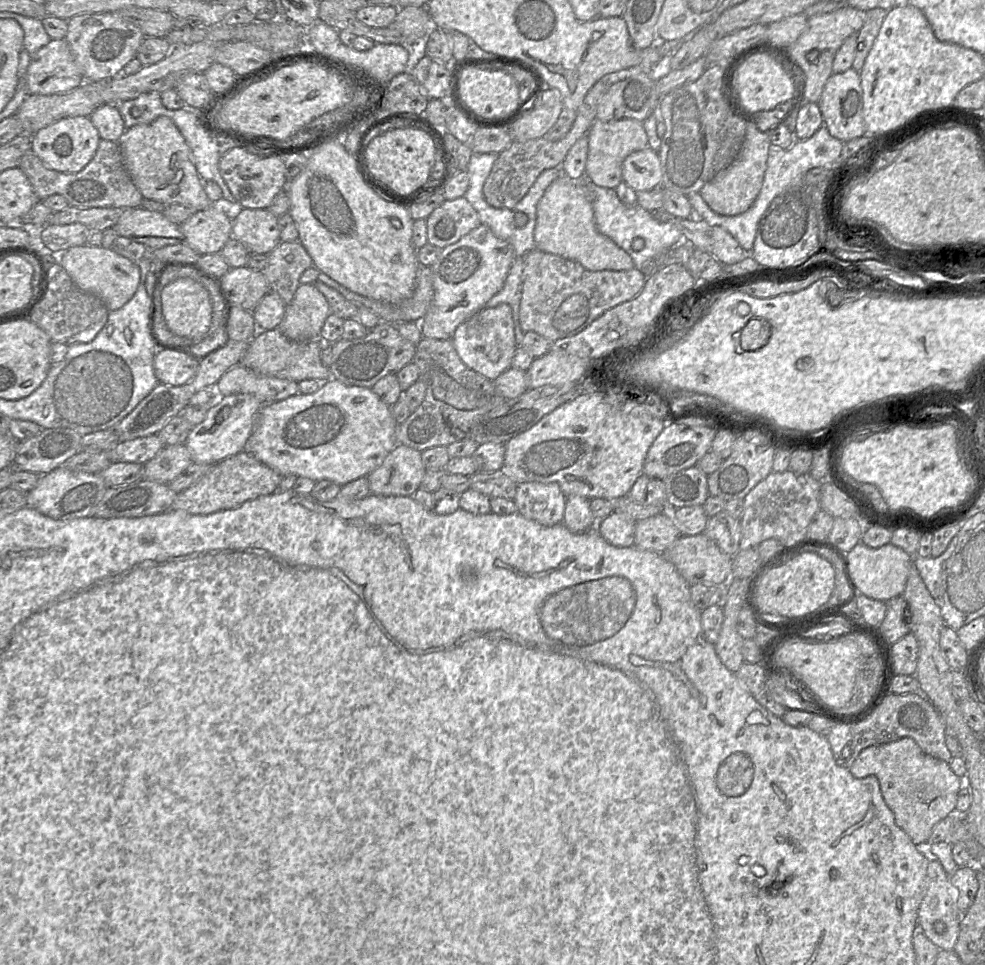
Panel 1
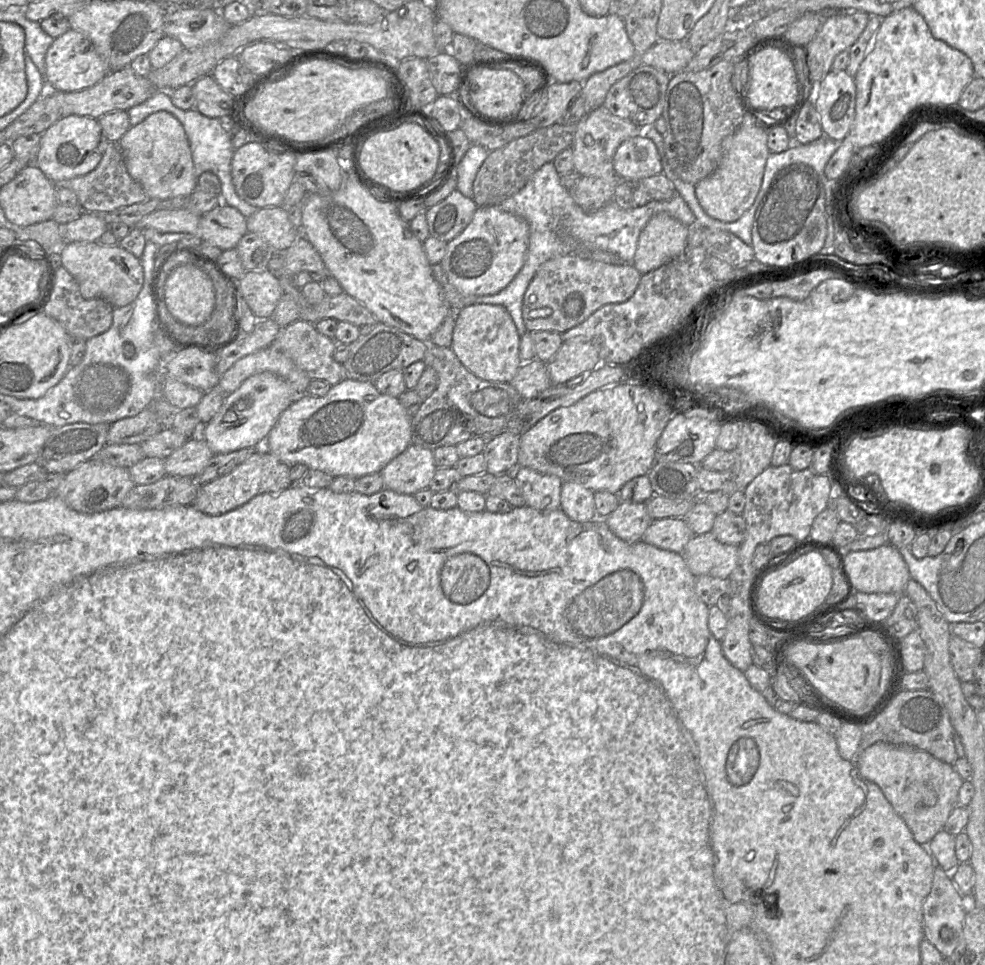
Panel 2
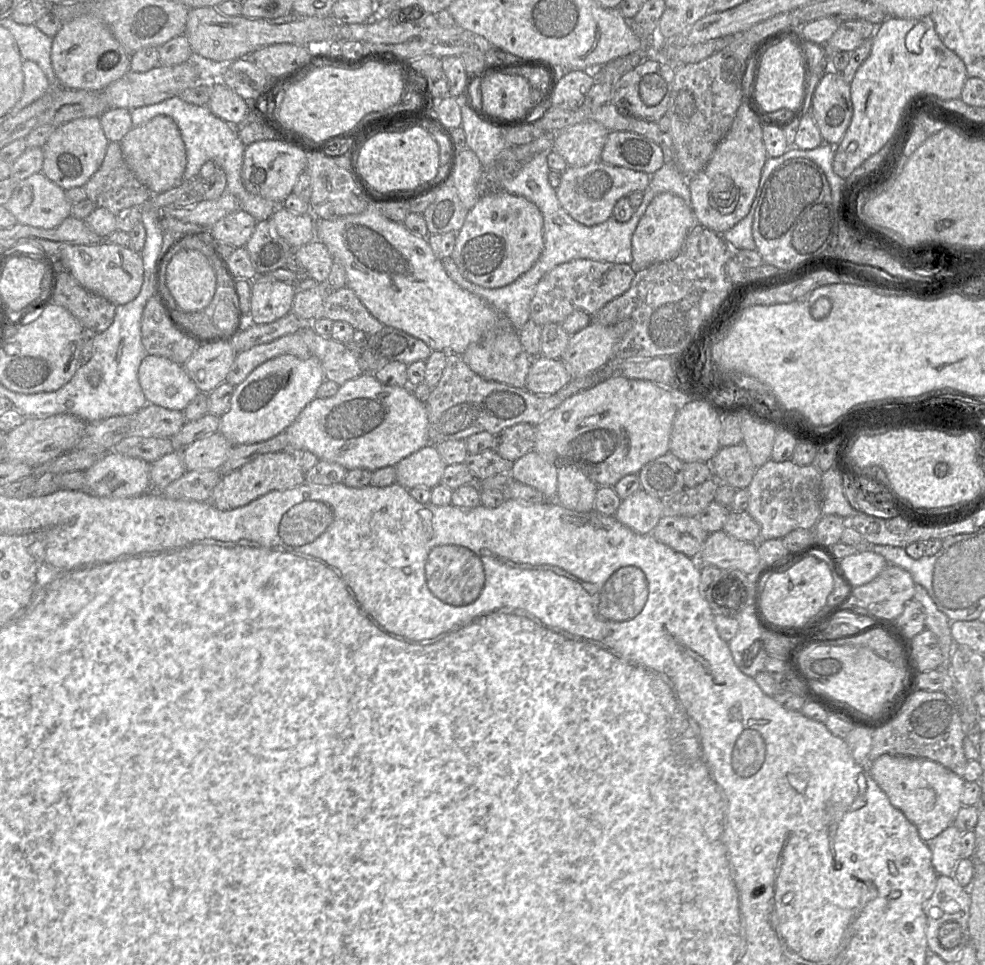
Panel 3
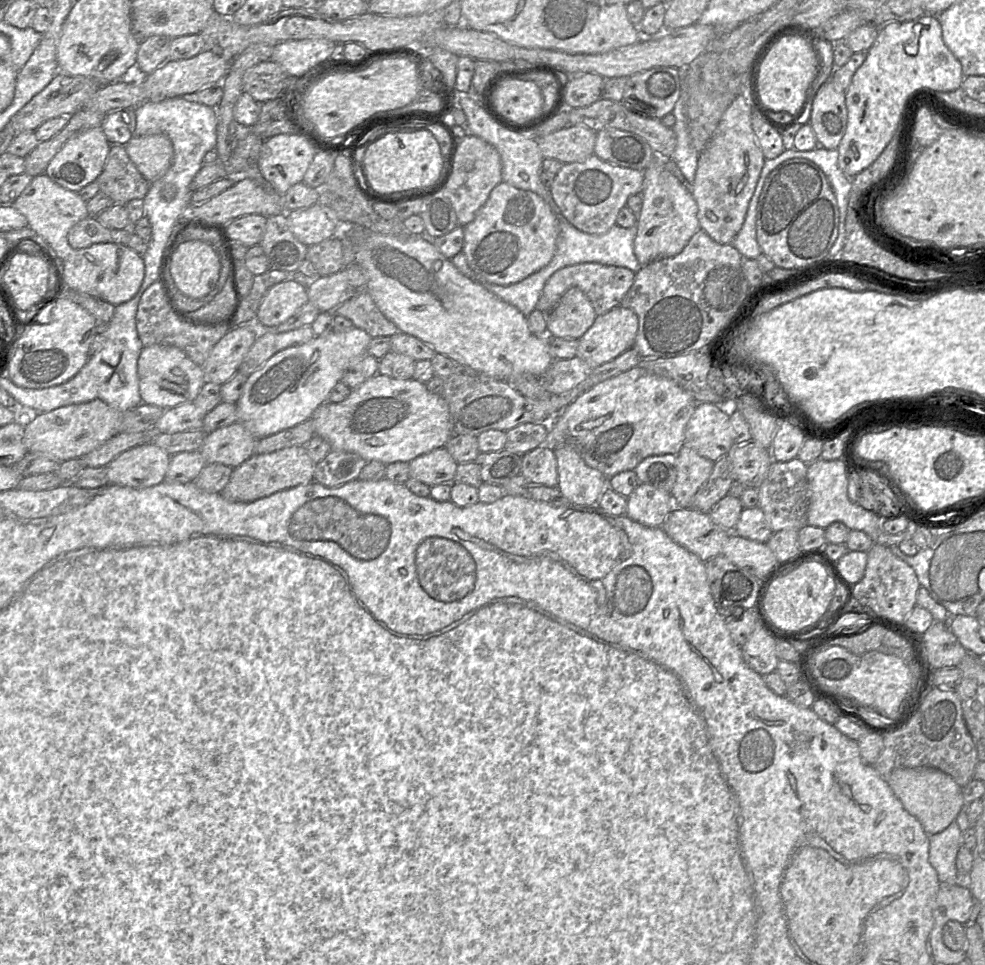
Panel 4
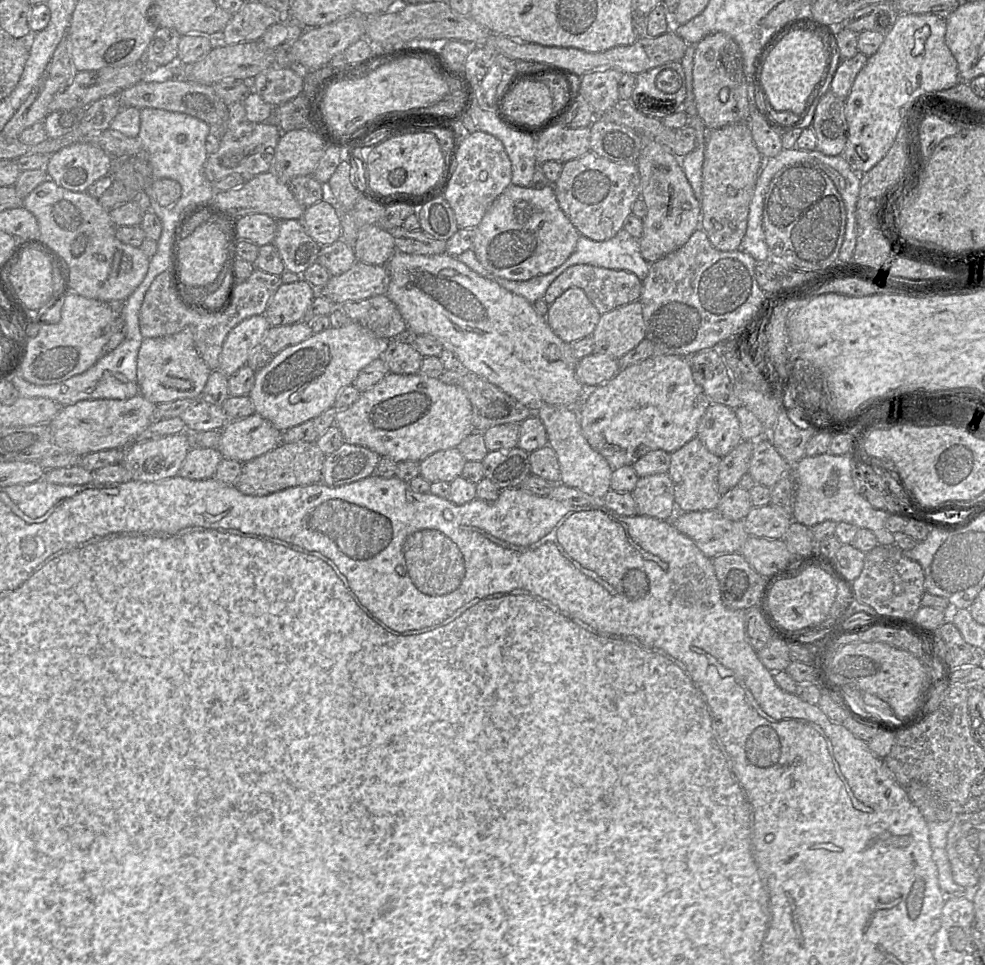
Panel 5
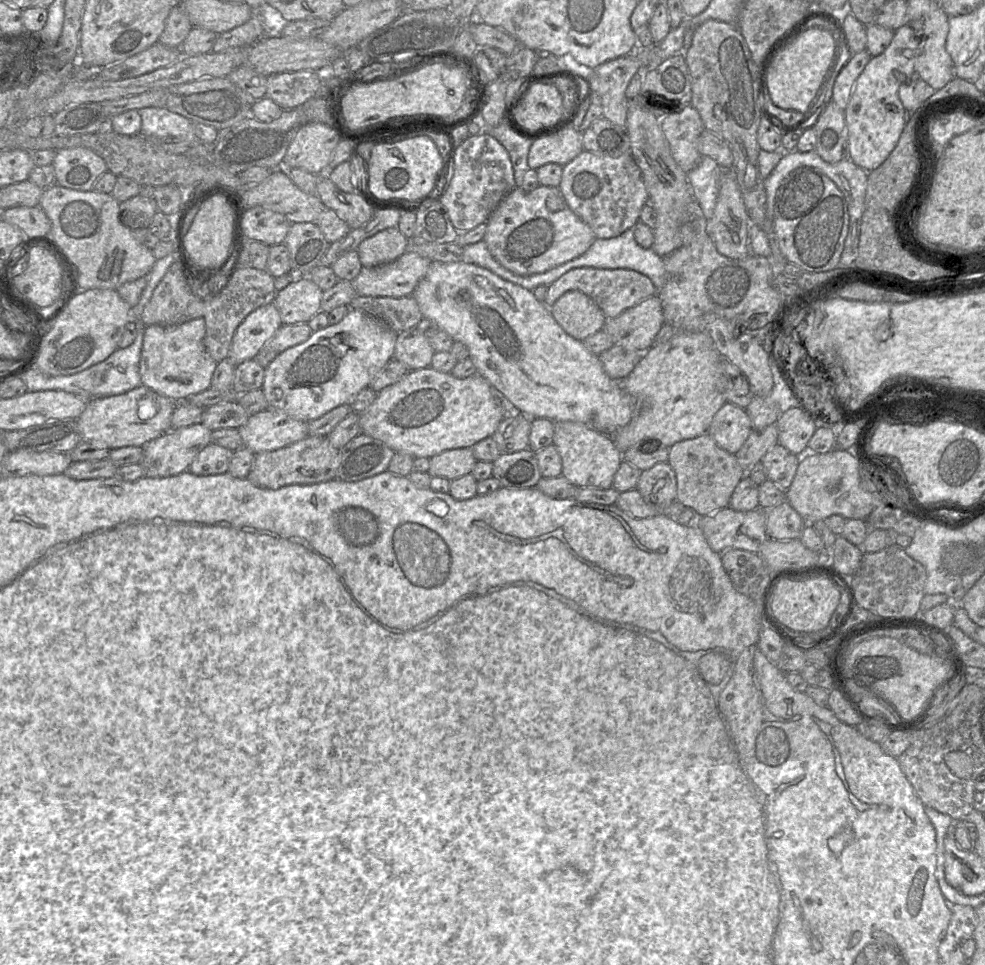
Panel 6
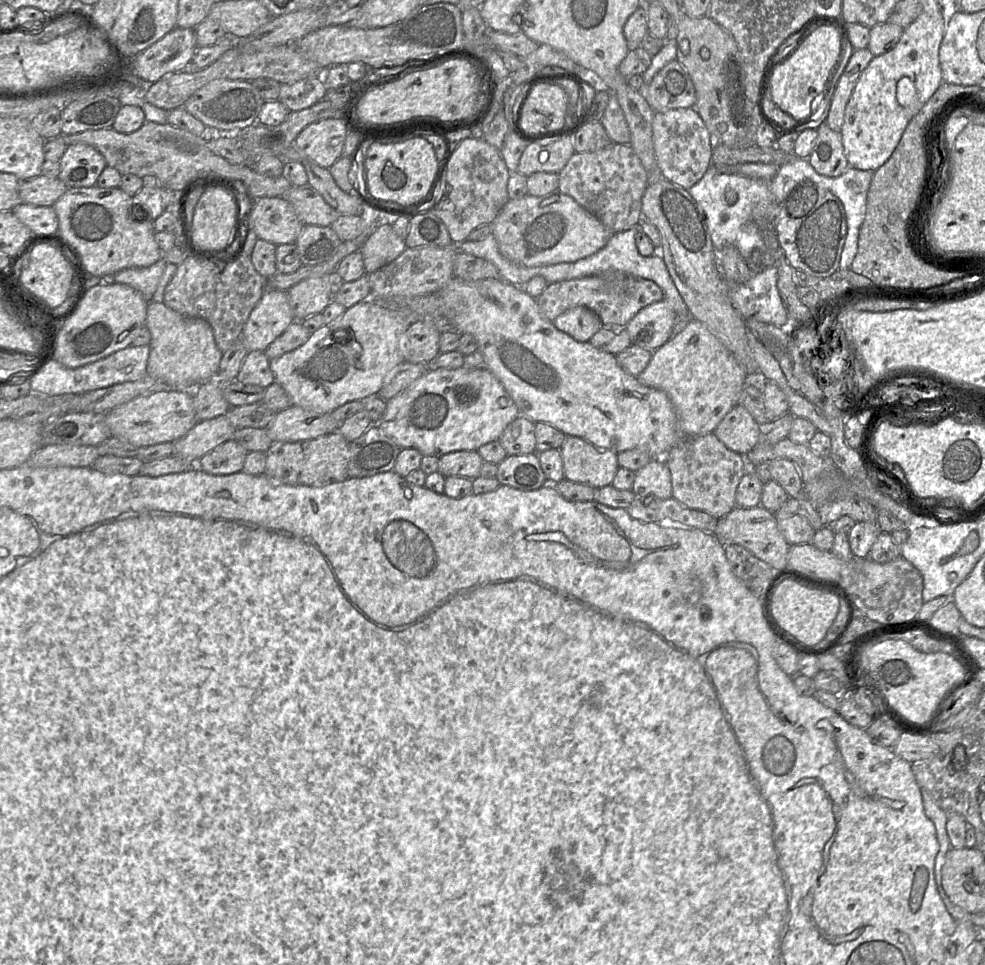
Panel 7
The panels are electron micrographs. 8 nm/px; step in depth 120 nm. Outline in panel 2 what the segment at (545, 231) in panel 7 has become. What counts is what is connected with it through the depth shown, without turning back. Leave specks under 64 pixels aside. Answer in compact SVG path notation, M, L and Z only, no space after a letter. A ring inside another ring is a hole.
M500 205L478 207L470 224L458 236L456 236L454 239L448 242L446 254L442 259L442 261L440 262L440 265L442 266L442 269L444 270L448 278L448 281L463 295L483 296L497 294L501 290L506 288L508 284L522 269L528 251L529 236L530 236L529 224L523 218L510 214L506 211L503 211L502 209L500 209Z

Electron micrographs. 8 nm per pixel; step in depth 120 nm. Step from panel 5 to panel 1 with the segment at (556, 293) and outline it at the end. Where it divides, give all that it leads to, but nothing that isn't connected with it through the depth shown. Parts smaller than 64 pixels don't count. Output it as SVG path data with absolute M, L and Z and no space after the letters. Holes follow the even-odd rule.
M533 249L523 256L523 291L519 308L521 328L551 341L574 336L607 310L636 297L646 278L635 267L626 271L590 271L576 261Z

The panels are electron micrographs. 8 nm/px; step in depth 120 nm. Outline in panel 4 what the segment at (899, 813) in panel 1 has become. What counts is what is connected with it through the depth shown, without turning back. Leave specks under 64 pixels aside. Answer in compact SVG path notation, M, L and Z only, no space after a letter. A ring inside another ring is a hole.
M934 767L894 769L888 776L887 783L905 810L917 818L928 835L945 830L966 804L963 788L950 775Z

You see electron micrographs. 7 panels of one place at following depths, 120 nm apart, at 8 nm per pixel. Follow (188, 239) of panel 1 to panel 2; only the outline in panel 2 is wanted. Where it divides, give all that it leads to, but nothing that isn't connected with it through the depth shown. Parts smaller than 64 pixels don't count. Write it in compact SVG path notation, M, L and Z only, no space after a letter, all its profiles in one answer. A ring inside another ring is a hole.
M222 203L200 217L197 237L225 251L235 248L247 232L246 217Z

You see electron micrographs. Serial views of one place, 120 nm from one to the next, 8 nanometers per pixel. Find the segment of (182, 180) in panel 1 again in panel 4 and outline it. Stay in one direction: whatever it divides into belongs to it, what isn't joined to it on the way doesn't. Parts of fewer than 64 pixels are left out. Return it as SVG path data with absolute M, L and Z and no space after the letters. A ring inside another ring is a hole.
M167 135L133 136L124 147L131 161L149 183L163 177L173 161L173 144Z

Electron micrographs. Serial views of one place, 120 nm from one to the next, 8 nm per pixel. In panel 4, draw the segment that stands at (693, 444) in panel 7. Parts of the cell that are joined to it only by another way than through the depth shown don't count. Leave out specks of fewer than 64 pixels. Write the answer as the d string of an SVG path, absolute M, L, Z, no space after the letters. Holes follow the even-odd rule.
M688 446L677 454L677 475L670 492L674 506L688 508L698 489L709 478L714 462Z

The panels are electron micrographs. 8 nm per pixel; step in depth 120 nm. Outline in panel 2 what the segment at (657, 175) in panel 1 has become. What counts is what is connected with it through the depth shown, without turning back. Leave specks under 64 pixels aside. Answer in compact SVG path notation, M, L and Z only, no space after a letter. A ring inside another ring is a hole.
M635 136L617 148L613 167L615 174L629 183L663 172L663 165L655 143L646 136Z

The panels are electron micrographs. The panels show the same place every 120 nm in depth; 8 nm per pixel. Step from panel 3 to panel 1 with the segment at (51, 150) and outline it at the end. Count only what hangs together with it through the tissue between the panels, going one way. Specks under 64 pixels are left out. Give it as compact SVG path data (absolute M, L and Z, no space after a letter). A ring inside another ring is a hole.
M89 117L63 118L42 128L32 136L32 151L48 168L61 173L77 173L94 157L99 141L98 130Z

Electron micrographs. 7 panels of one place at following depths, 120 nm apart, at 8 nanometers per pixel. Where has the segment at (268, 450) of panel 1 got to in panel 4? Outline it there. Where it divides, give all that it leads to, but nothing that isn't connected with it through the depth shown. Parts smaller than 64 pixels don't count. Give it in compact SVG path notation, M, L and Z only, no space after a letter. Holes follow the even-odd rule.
M377 373L351 389L348 397L339 403L326 401L310 417L315 435L326 440L331 450L356 453L366 462L380 461L385 465L407 462L436 448L444 447L454 435L449 406L438 394L428 391L426 384L414 378L396 379Z

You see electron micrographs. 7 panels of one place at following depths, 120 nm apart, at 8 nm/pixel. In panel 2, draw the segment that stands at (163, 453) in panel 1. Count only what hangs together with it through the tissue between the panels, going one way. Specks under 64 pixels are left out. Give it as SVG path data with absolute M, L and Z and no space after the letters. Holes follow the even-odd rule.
M192 437L164 459L167 476L196 477L208 465L214 453L201 437Z

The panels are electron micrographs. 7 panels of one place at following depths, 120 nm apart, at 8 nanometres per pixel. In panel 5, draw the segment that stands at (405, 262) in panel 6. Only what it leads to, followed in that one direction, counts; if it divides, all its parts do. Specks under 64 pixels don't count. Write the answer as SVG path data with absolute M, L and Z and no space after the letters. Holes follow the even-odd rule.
M356 260L349 270L331 276L326 285L317 291L336 306L341 306L346 302L386 295L388 286L389 274L385 265L367 264Z

